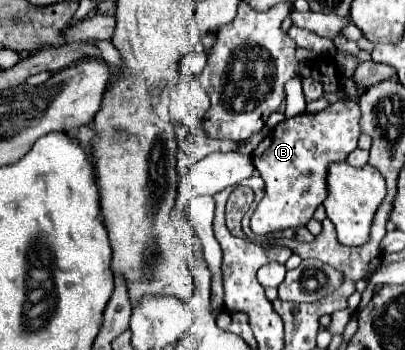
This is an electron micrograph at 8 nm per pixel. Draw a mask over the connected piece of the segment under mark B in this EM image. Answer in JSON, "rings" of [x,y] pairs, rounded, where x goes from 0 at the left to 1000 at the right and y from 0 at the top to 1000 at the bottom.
{"rings":[[[842,283],[827,300],[812,300],[807,311],[788,317],[788,323],[748,323],[723,340],[704,340],[664,380],[664,391],[654,391],[640,409],[640,420],[625,431],[625,466],[630,466],[630,483],[640,489],[644,511],[654,517],[654,557],[620,620],[620,654],[635,671],[659,671],[669,660],[689,660],[689,654],[699,660],[714,649],[758,643],[758,631],[773,620],[778,591],[793,586],[798,563],[807,557],[802,551],[807,471],[817,471],[817,460],[852,460],[857,443],[881,420],[886,340],[891,340],[886,294]]]}

